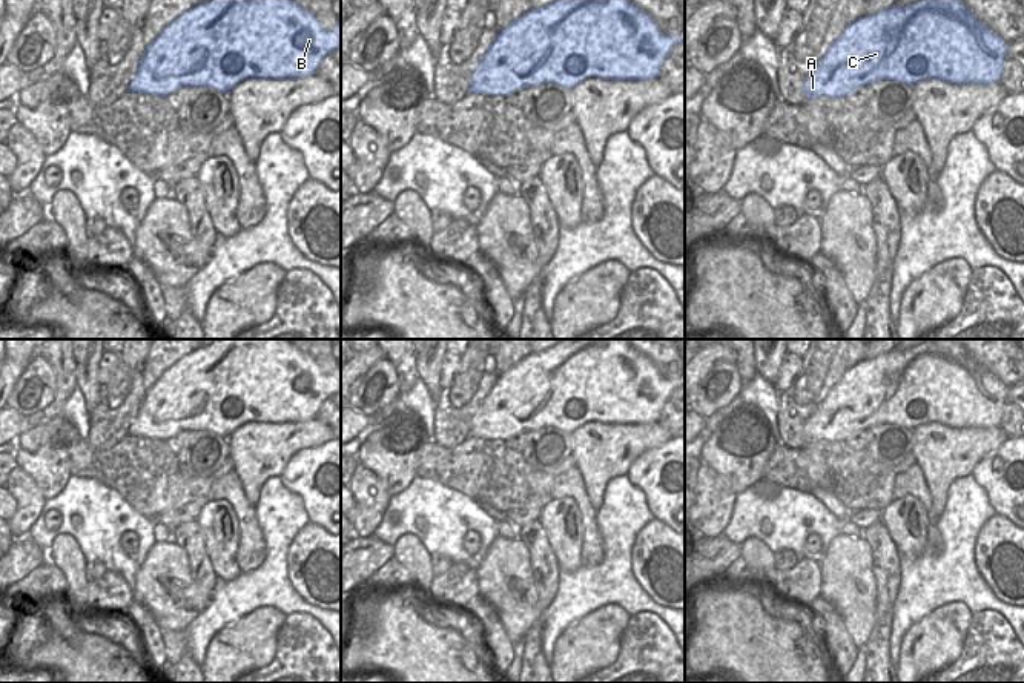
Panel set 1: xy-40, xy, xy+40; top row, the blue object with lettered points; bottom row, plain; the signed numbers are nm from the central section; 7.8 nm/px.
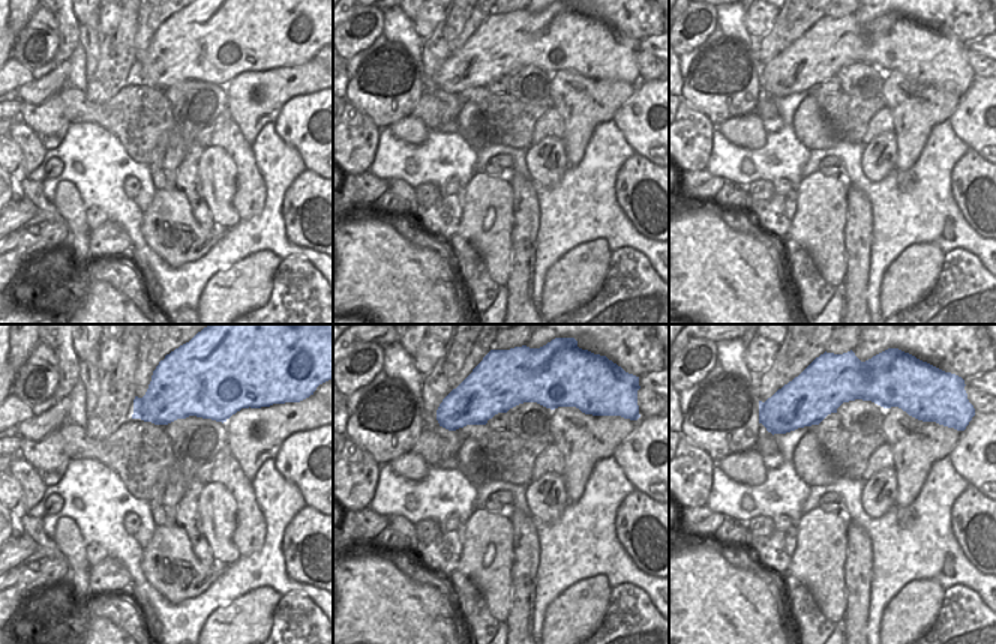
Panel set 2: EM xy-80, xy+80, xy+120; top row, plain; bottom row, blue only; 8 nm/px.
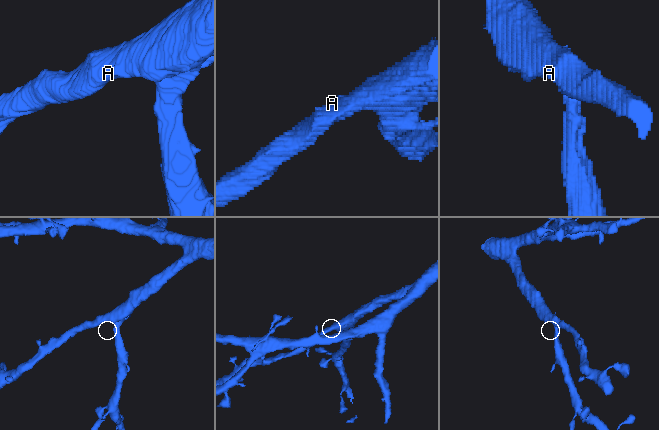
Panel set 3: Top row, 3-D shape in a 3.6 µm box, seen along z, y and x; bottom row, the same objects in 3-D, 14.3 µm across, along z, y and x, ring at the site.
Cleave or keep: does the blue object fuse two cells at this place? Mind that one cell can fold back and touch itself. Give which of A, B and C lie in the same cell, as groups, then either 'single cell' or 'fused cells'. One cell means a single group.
groups A B C; single cell

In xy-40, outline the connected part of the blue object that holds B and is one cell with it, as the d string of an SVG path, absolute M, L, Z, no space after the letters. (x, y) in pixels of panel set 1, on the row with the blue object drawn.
M210 0L178 15L149 45L127 91L166 98L181 87L212 87L226 95L241 81L298 80L316 74L324 57L341 46L341 21L325 31L316 17L292 0Z

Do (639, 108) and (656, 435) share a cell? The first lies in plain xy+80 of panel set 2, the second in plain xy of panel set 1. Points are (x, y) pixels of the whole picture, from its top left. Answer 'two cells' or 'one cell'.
two cells

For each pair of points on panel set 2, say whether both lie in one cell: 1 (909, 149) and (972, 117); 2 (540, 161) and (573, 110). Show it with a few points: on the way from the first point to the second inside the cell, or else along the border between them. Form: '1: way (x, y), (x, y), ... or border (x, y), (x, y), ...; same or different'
1: border (963, 95), (947, 119); different
2: border (561, 140), (569, 165); different

